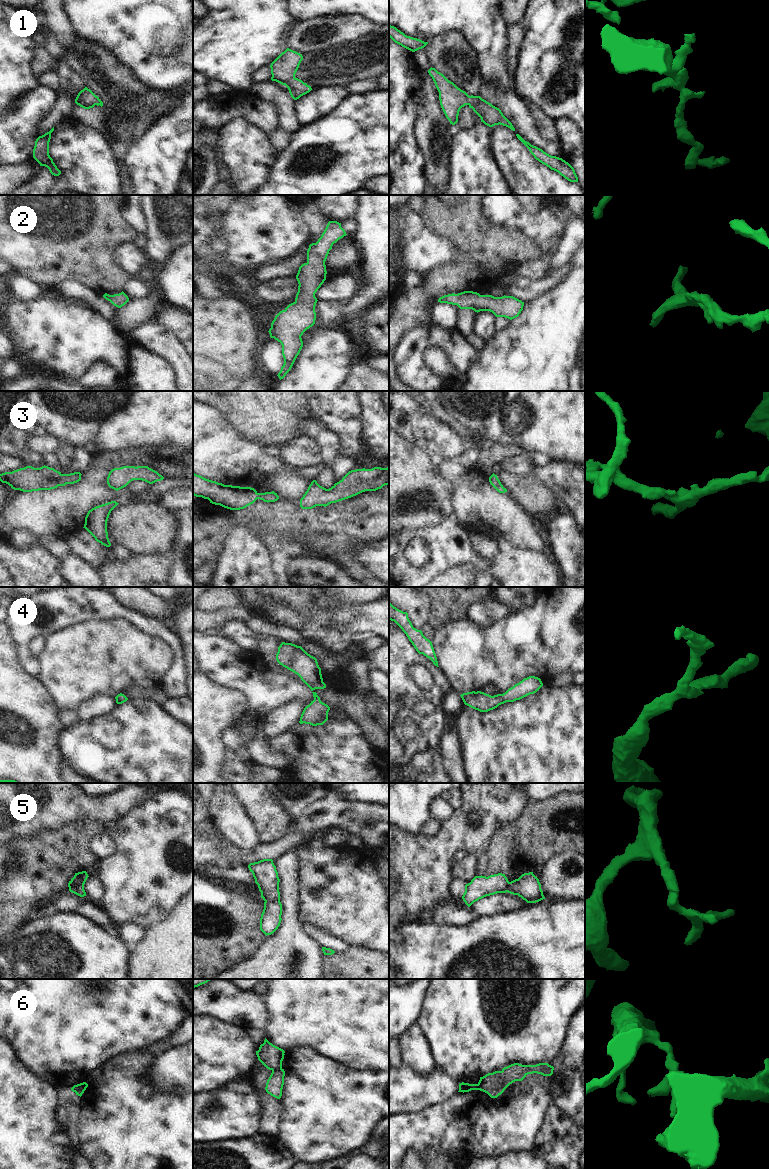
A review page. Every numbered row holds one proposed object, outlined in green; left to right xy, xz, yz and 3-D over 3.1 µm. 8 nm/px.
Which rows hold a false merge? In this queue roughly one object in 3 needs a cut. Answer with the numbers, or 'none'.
5, 6

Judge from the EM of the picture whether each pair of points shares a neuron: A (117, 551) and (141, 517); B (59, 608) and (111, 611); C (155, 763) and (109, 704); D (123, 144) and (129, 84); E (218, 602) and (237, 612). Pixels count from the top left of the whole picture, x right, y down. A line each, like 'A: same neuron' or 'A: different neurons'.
A: different neurons
B: same neuron
C: different neurons
D: same neuron
E: different neurons

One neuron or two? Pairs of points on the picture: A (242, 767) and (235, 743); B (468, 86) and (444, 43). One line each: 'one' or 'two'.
A: one
B: one

